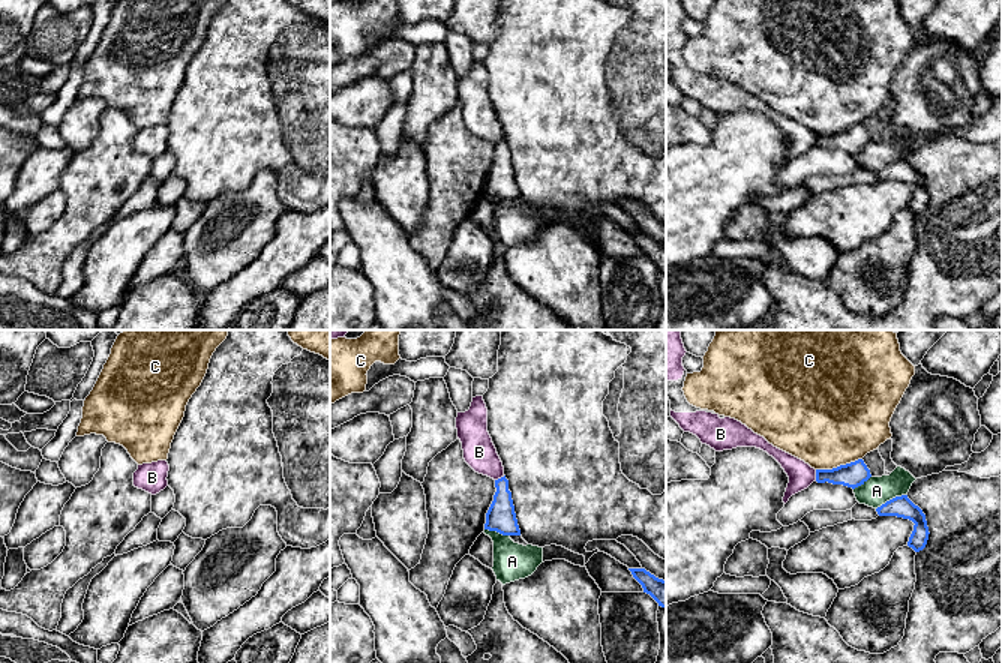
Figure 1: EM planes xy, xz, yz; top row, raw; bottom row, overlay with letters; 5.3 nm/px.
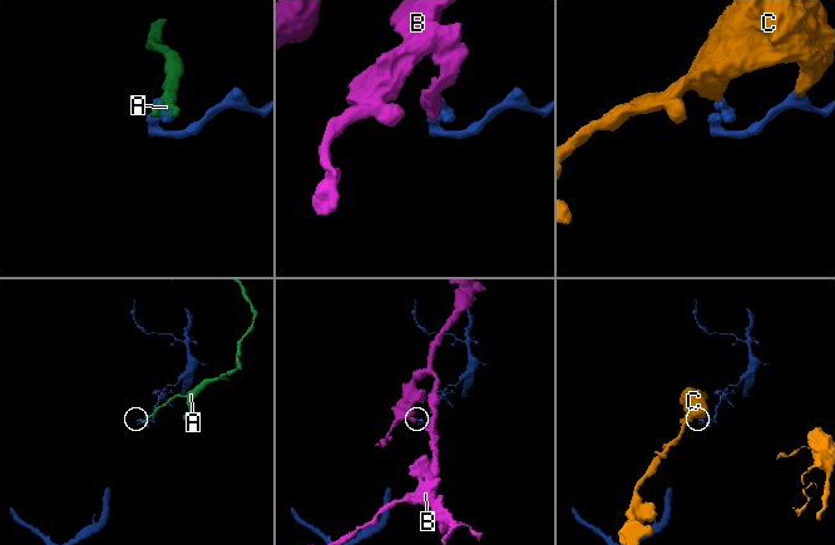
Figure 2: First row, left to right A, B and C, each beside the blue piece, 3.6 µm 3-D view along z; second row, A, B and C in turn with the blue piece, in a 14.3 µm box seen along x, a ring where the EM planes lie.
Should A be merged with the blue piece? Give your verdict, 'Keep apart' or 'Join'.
Keep apart

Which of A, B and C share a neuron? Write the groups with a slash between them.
A / B / C

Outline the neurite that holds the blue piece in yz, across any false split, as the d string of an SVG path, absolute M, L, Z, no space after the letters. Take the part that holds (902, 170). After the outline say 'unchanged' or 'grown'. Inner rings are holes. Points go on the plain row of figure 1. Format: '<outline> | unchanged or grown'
M908 159L896 160L886 165L880 171L878 171L876 176L879 180L897 180L912 184L915 189L908 210L915 216L920 216L926 212L930 198L926 178L908 162Z | unchanged

